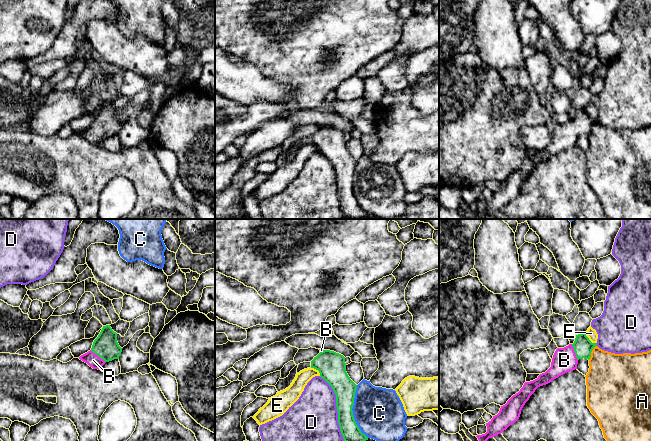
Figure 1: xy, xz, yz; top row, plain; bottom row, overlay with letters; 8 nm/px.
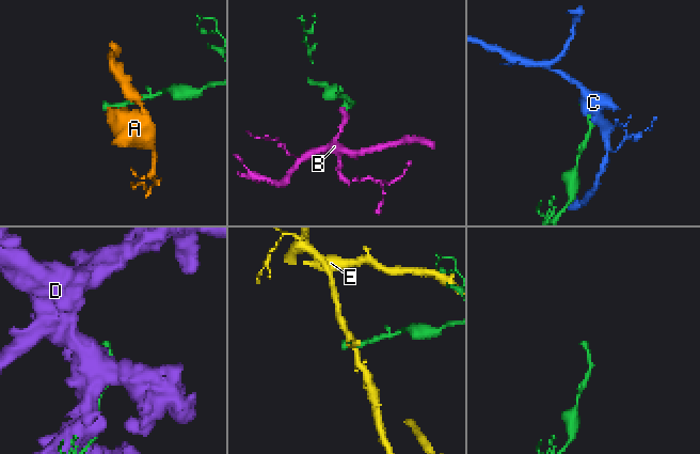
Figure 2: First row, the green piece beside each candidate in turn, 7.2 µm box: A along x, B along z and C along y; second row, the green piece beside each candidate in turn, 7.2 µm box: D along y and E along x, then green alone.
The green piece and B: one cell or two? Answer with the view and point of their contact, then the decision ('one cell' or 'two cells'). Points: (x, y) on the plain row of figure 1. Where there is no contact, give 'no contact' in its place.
meets green in yz at (574, 127); one cell

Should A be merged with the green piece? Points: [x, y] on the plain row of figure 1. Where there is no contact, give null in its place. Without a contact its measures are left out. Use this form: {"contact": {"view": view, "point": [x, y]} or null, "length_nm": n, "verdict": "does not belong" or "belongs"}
{"contact": {"view": "yz", "point": [591, 127]}, "length_nm": 140, "verdict": "does not belong"}

